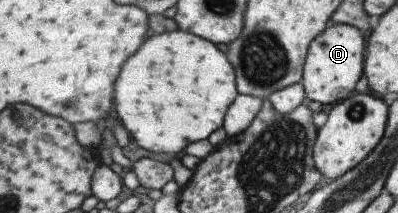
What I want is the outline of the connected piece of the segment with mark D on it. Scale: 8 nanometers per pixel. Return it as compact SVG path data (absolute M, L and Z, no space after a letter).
M336 23L326 27L317 34L308 45L303 73L299 83L303 86L306 100L320 102L320 104L334 104L344 100L354 91L354 85L363 74L363 58L365 55L365 35L349 24Z

